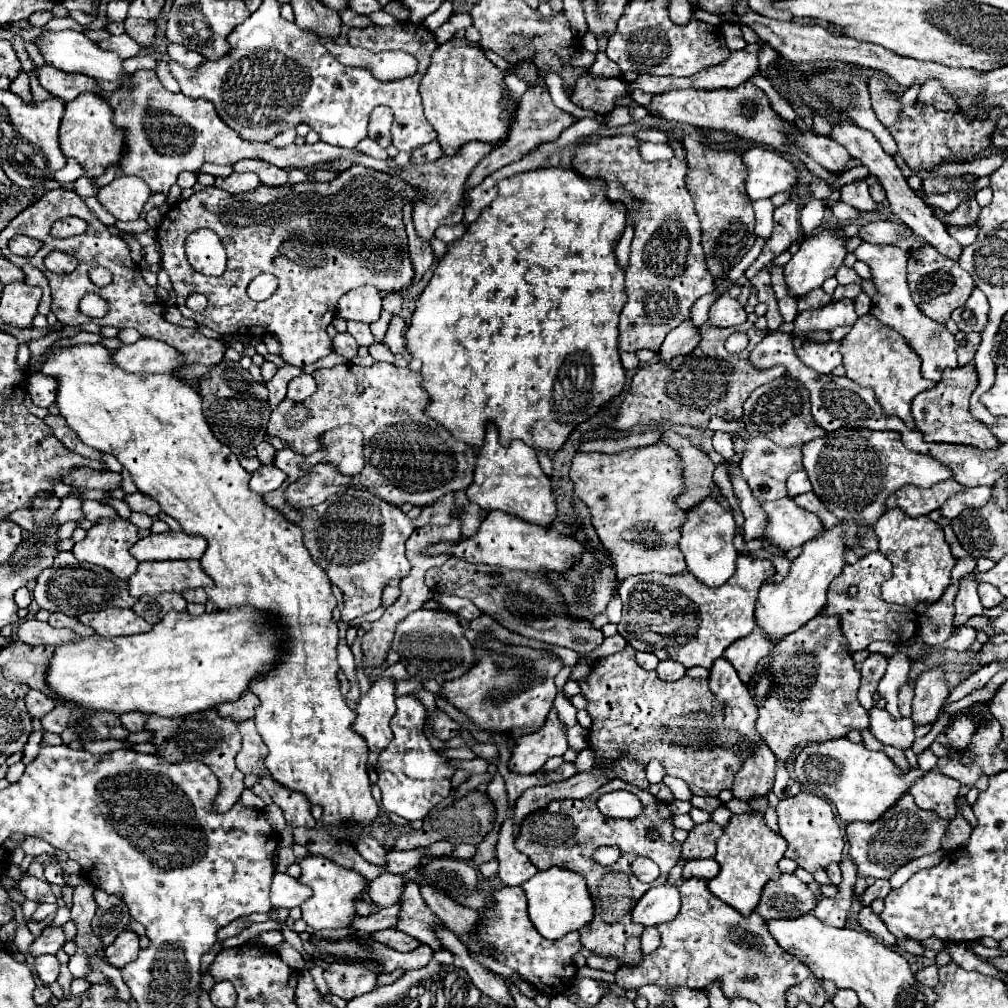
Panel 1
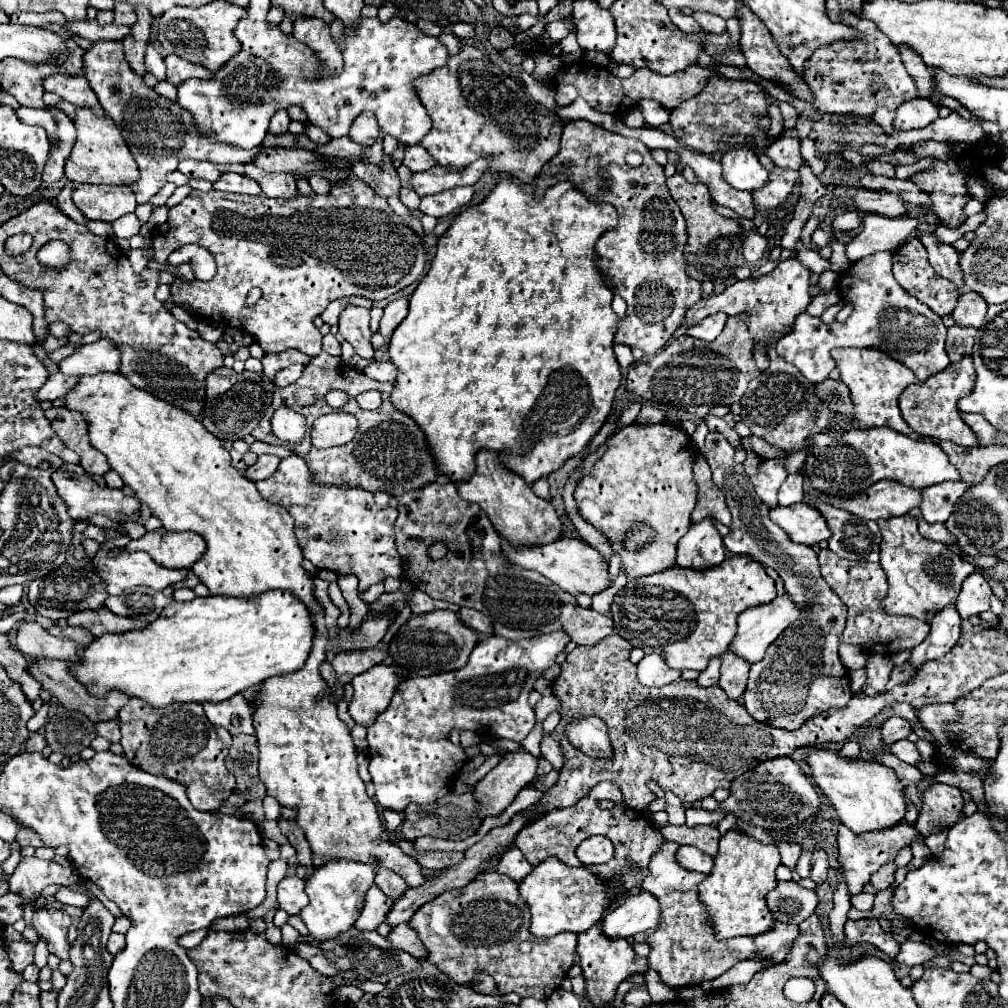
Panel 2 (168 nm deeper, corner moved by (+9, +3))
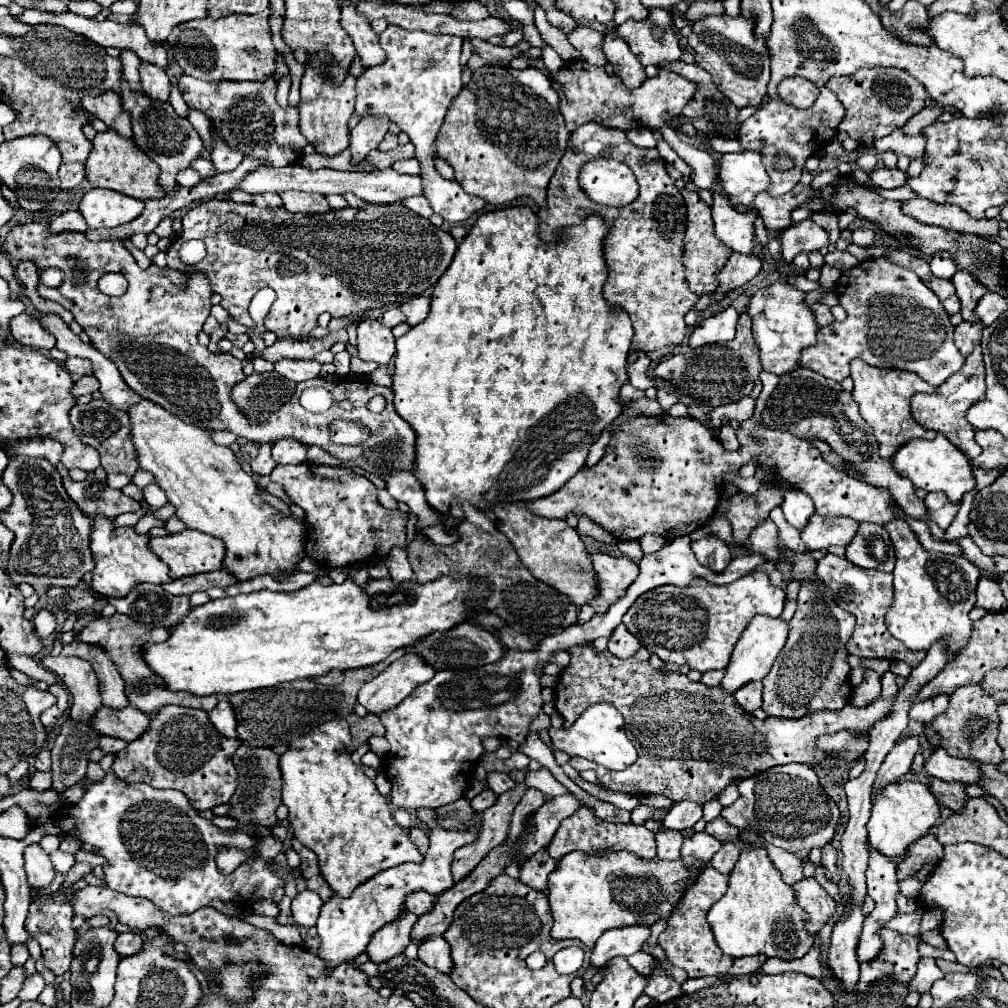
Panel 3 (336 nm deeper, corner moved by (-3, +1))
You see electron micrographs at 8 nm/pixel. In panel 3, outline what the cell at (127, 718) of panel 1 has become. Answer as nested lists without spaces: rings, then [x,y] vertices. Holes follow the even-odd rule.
[[[100,736],[100,748],[104,750],[104,754],[116,754],[126,746],[126,740],[122,738],[114,738],[114,736]]]

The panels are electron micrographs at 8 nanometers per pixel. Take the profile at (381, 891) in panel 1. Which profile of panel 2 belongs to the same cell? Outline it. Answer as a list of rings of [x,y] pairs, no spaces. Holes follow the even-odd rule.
[[[372,886],[366,894],[364,910],[354,926],[358,930],[376,930],[386,920],[386,912],[390,912],[390,904],[394,904],[394,900],[390,900],[378,886]]]

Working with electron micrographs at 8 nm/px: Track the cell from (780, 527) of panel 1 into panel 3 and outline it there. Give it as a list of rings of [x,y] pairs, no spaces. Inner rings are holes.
[[[814,514],[802,528],[802,540],[808,550],[846,546],[856,530],[858,522],[852,518],[822,518],[820,514]]]

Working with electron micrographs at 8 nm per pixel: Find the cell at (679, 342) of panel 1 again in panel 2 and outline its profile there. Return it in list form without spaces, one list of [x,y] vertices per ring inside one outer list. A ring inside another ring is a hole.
[[[788,258],[780,262],[770,274],[760,276],[760,278],[748,278],[740,280],[732,286],[726,288],[726,292],[710,298],[702,298],[698,304],[694,304],[686,316],[682,326],[688,328],[692,324],[698,324],[702,318],[716,314],[716,312],[726,312],[728,316],[738,316],[738,314],[748,314],[750,322],[750,334],[754,336],[756,344],[766,344],[764,350],[784,334],[790,334],[794,328],[794,320],[798,314],[802,314],[808,304],[810,304],[810,270],[804,268],[796,258]]]

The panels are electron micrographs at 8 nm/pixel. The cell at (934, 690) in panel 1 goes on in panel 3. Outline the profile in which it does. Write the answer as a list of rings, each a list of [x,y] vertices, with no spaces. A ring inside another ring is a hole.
[[[918,736],[900,738],[896,742],[896,746],[890,750],[890,754],[886,756],[884,764],[880,766],[876,782],[874,782],[874,790],[882,788],[882,786],[886,786],[890,782],[896,782],[906,772],[910,772],[910,766],[912,766],[912,760],[914,760],[914,754],[918,752],[918,748],[920,748]]]

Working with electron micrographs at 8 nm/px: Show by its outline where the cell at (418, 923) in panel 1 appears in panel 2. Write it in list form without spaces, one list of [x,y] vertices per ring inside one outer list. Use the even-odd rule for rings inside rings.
[[[486,870],[474,884],[466,888],[444,892],[442,896],[434,898],[432,902],[424,904],[408,922],[428,948],[428,960],[438,964],[450,980],[456,984],[470,986],[478,972],[486,972],[494,978],[496,988],[500,994],[516,992],[518,996],[534,996],[538,1000],[546,1000],[564,980],[568,968],[574,964],[576,954],[576,934],[562,932],[554,938],[536,938],[530,934],[530,910],[518,892],[518,884],[508,876],[498,874],[496,870]]]

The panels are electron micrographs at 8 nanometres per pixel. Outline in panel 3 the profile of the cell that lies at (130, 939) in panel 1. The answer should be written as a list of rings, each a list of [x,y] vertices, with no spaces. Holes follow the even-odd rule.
[[[126,932],[126,934],[118,934],[116,942],[114,942],[116,952],[124,958],[130,954],[136,954],[142,948],[142,936],[134,934],[134,932]]]

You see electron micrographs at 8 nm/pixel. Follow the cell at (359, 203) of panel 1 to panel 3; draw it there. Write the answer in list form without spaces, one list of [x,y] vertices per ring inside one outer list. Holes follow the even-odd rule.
[[[212,198],[212,200],[208,200],[208,202],[200,202],[198,206],[190,208],[190,210],[182,216],[182,232],[172,240],[172,244],[170,244],[168,252],[166,252],[166,256],[168,256],[168,268],[172,268],[172,270],[202,271],[204,274],[210,274],[210,278],[214,278],[214,292],[218,292],[218,294],[222,296],[222,308],[228,310],[228,314],[232,316],[232,320],[236,320],[236,322],[240,322],[240,324],[244,324],[244,326],[248,326],[248,328],[256,328],[254,320],[252,320],[250,314],[248,314],[248,304],[250,304],[252,296],[254,296],[260,288],[272,286],[272,288],[276,290],[276,300],[274,300],[274,306],[272,306],[270,314],[268,314],[266,320],[264,320],[266,330],[268,330],[268,332],[274,332],[278,338],[308,340],[308,338],[312,338],[310,332],[316,328],[316,320],[318,320],[318,316],[320,316],[322,312],[330,312],[334,318],[340,318],[340,316],[348,316],[348,314],[354,314],[354,312],[364,312],[364,310],[368,310],[368,308],[382,308],[382,306],[386,306],[386,304],[398,304],[398,302],[408,300],[410,296],[418,296],[418,294],[426,292],[426,290],[432,288],[432,286],[438,282],[438,278],[446,272],[446,268],[448,268],[450,262],[452,262],[454,252],[456,252],[456,242],[454,242],[454,238],[452,238],[448,232],[444,232],[444,230],[432,226],[430,220],[426,220],[426,218],[414,214],[412,210],[408,210],[406,206],[402,206],[400,202],[394,202],[394,204],[388,204],[388,206],[386,206],[386,204],[368,204],[364,210],[360,210],[360,208],[344,208],[344,210],[330,210],[330,212],[324,212],[324,214],[292,214],[292,212],[288,212],[288,210],[284,210],[284,208],[256,208],[256,206],[252,206],[252,204],[236,204],[236,202],[230,202],[230,200]],[[190,238],[202,240],[202,242],[206,244],[208,254],[206,254],[206,258],[198,262],[198,264],[194,264],[194,266],[184,266],[184,264],[180,262],[178,250],[180,250],[180,246],[182,246],[184,242],[188,242]]]

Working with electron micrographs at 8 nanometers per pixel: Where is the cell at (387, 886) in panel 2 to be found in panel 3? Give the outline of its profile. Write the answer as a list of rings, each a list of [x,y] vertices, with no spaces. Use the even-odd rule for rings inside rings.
[[[424,890],[406,894],[406,908],[408,908],[410,912],[414,912],[416,916],[430,912],[432,906],[434,906],[434,896],[428,894],[428,892],[424,892]]]

